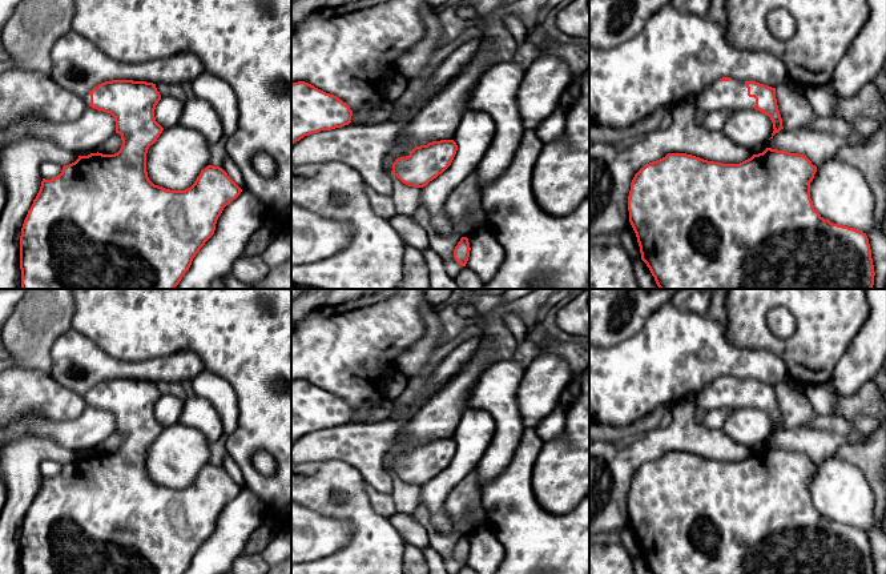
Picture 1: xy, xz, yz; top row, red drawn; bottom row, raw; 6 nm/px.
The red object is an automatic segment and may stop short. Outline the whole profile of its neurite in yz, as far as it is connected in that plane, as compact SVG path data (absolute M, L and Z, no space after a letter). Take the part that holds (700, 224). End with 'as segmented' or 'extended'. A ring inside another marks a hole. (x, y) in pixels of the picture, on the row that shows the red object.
M766 148L740 164L668 153L633 177L629 222L641 260L660 289L873 289L874 265L866 233L825 220L810 198L817 166L798 153Z | as segmented

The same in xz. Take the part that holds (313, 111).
M298 81L291 84L291 144L351 123L353 111L334 95Z | as segmented

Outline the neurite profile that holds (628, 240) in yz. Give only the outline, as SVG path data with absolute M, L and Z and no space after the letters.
M628 222L628 225L623 229L619 237L620 245L625 249L632 261L641 258L637 237L631 222Z

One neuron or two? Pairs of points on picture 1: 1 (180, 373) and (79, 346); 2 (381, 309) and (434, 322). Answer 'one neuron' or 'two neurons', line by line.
1: one neuron
2: two neurons

